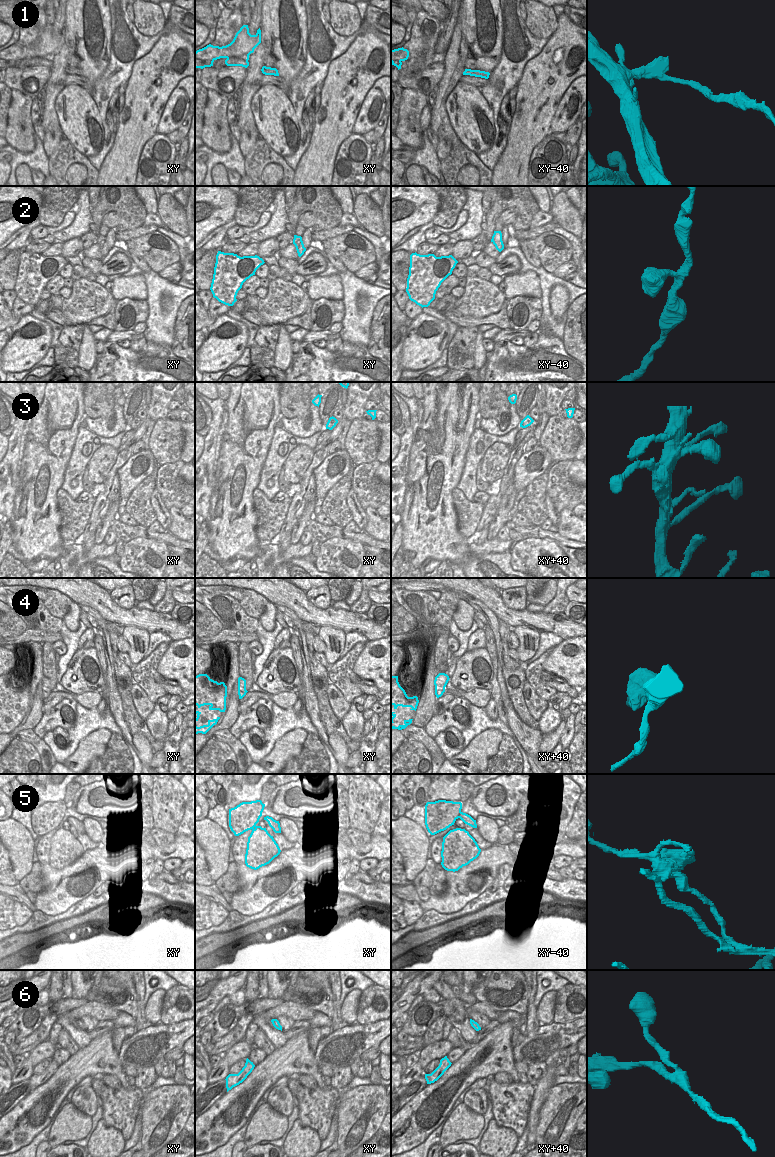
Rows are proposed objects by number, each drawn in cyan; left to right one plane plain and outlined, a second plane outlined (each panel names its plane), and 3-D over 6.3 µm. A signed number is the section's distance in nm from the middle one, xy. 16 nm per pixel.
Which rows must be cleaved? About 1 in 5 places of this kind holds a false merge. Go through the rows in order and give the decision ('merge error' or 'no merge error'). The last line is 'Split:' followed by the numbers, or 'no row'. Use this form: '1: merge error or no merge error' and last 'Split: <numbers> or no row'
1: merge error
2: no merge error
3: no merge error
4: no merge error
5: merge error
6: no merge error
Split: 1, 5

